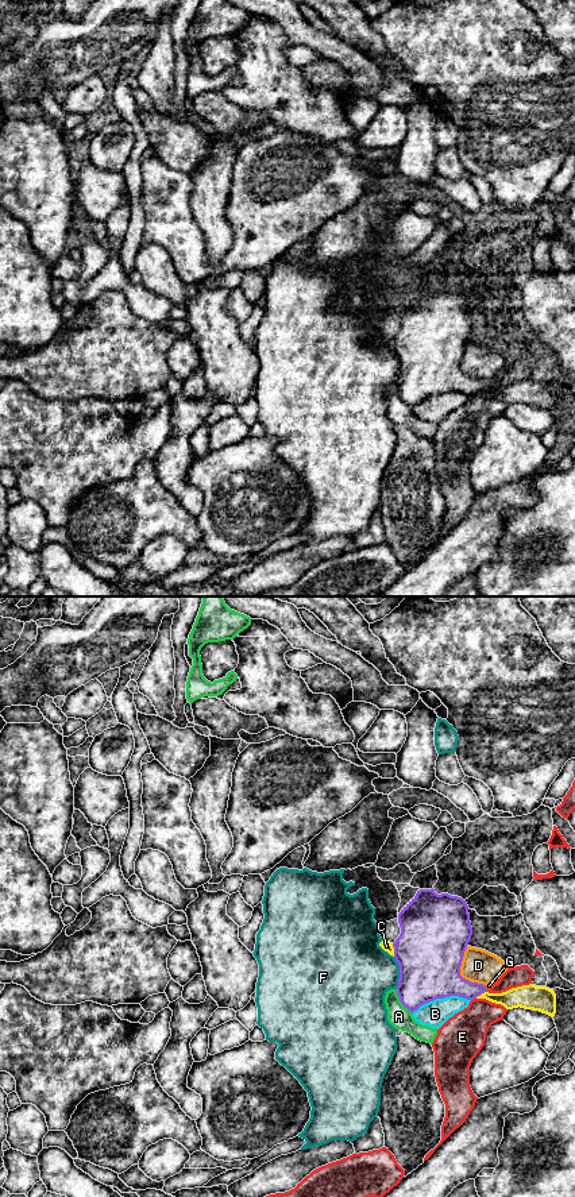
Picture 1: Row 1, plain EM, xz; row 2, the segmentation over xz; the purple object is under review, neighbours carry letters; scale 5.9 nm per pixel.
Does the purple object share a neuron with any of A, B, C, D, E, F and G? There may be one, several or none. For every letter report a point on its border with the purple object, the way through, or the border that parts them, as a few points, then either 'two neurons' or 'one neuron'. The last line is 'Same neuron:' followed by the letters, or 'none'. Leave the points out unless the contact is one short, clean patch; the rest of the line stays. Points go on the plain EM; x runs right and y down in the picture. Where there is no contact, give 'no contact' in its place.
A: meets purple in xz at (400, 396); border along xz (396, 385), (400, 397), (412, 408); two neurons
B: meets purple in xz at (440, 393); two neurons
C: meets purple in xz at (394, 346); two neurons
D: meets purple in xz at (459, 369); two neurons
E: meets purple in xz at (473, 394); two neurons
F: meets purple in xz at (400, 369); two neurons
G: meets purple in xz at (485, 383); runs through xz (444, 375), (463, 383), (485, 383), (489, 381); one neuron
Same neuron: G

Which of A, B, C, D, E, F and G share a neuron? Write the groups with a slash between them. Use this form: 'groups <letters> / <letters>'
groups A / B / C / D / E / F / G

